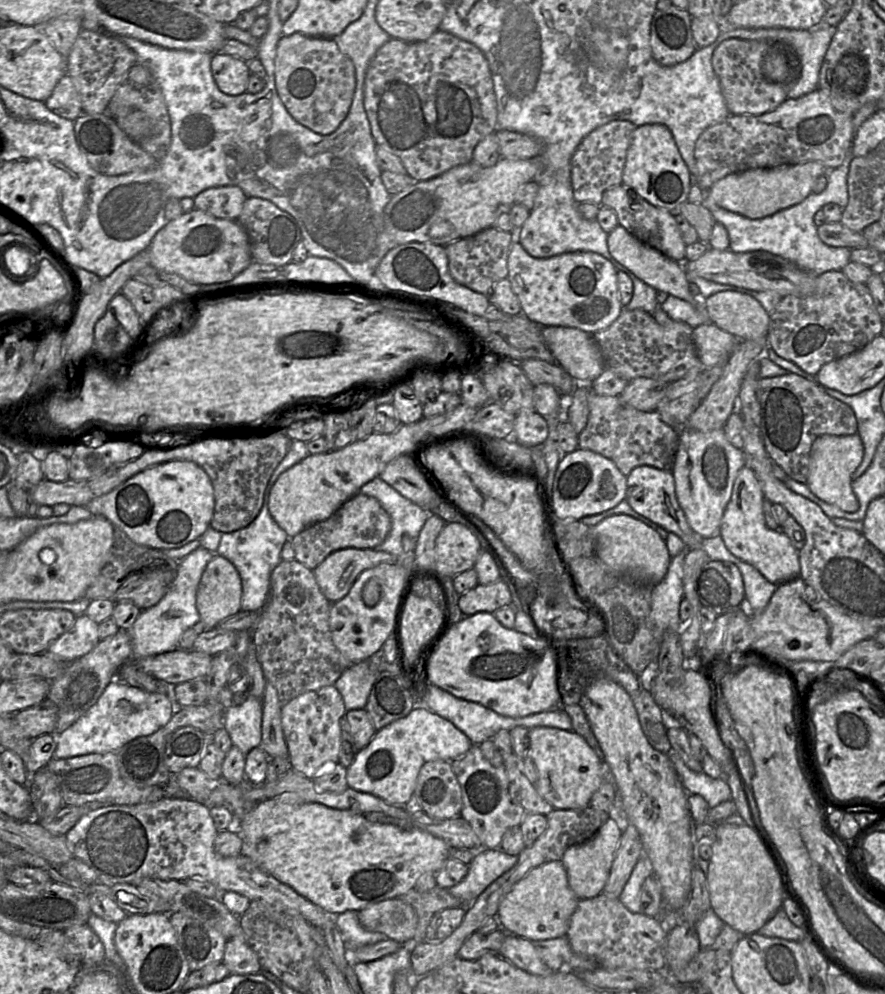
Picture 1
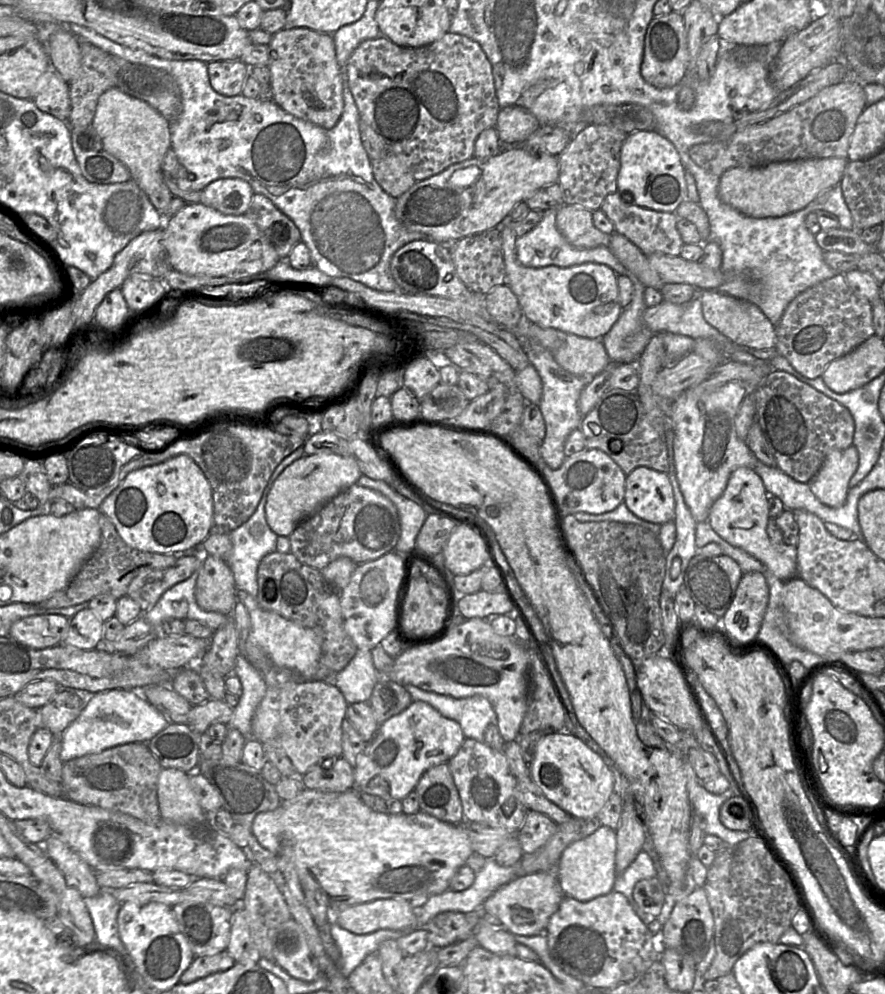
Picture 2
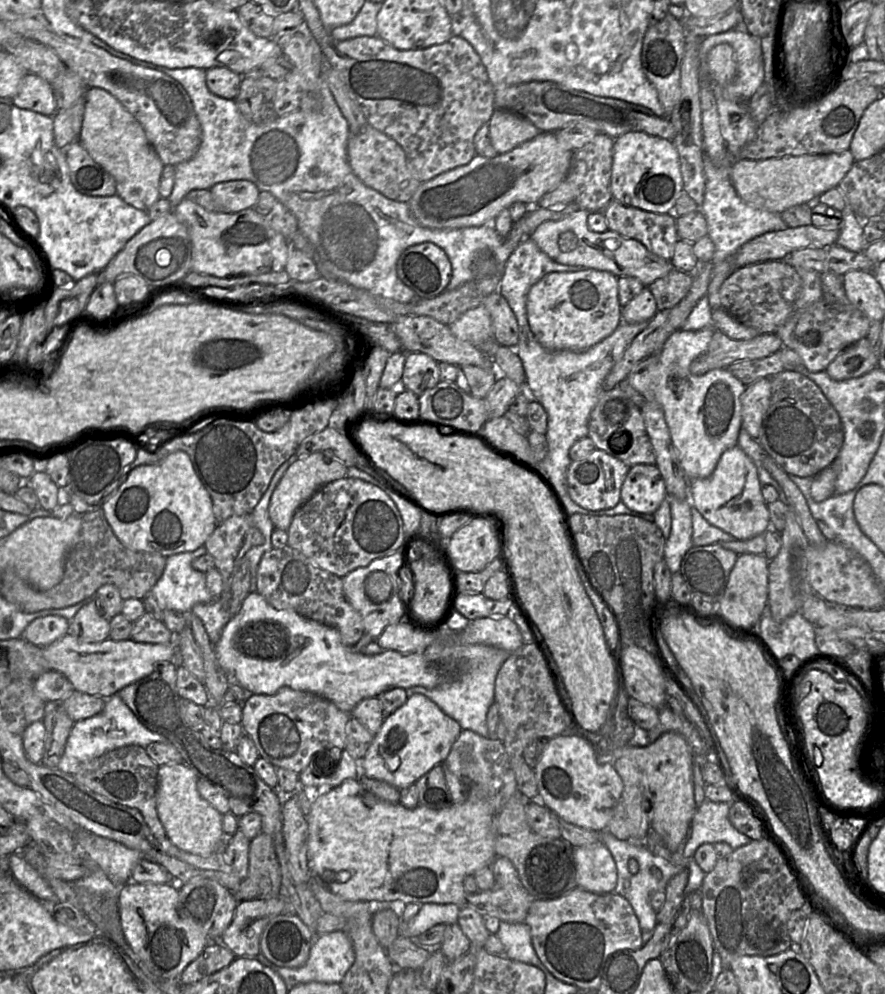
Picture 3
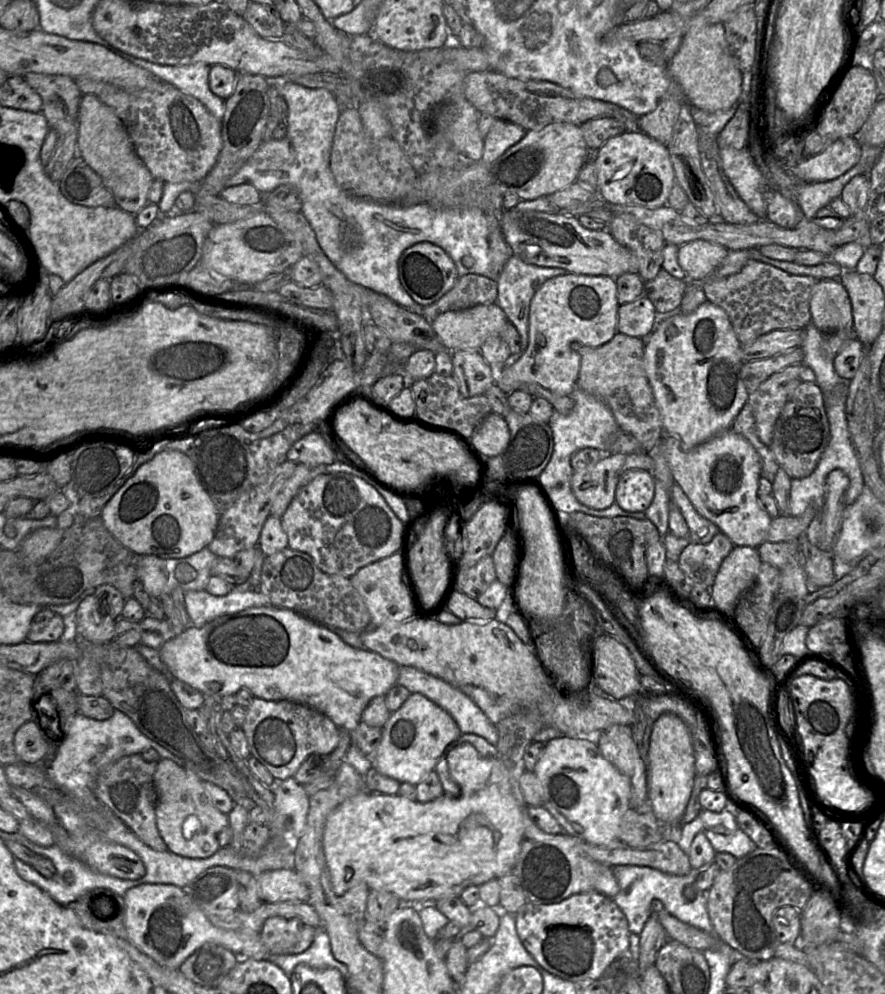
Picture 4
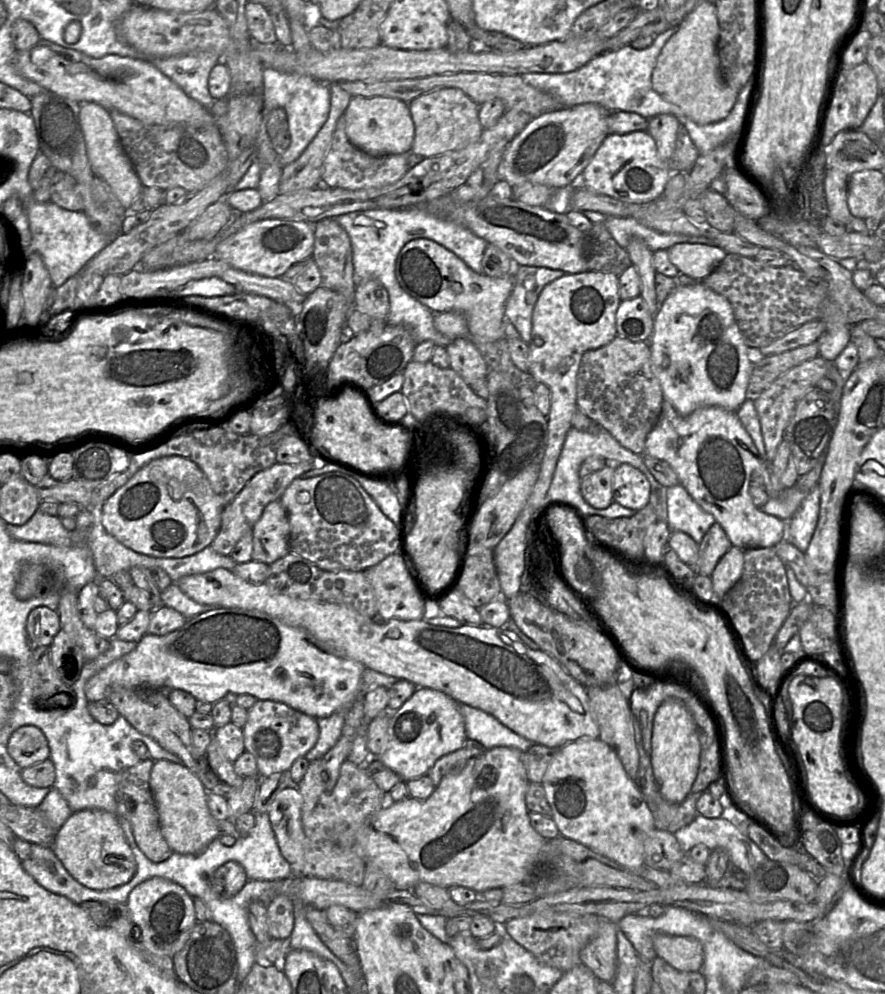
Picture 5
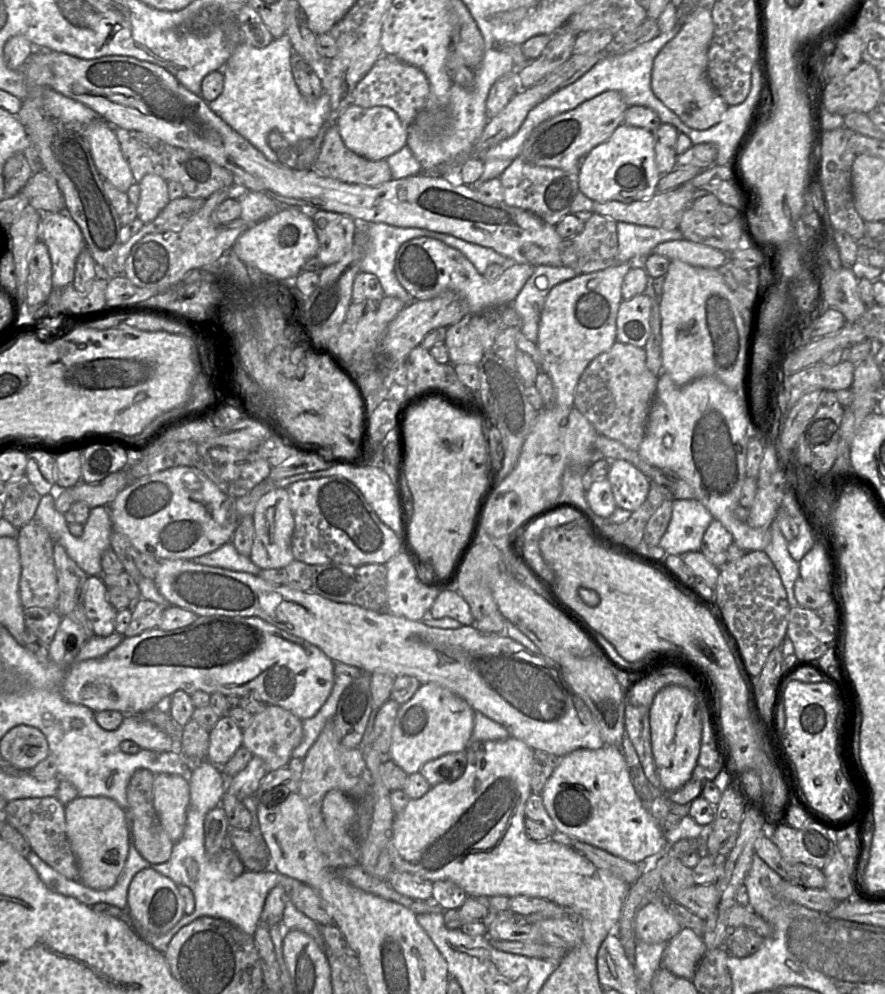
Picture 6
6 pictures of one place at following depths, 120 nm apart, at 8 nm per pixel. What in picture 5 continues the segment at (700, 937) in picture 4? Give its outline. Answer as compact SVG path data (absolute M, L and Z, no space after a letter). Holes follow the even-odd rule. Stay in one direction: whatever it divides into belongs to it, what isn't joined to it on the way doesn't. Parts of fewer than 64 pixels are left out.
M657 933L653 937L656 955L679 971L702 971L704 949L691 936Z

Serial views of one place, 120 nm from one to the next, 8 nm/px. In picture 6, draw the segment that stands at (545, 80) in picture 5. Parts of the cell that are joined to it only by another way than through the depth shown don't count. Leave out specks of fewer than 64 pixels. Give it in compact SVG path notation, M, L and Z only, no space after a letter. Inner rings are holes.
M678 21L676 26L668 33L660 33L657 37L637 46L629 52L624 54L609 54L576 81L558 90L536 105L527 114L525 120L514 135L488 148L484 152L479 153L477 157L483 161L490 159L513 160L519 155L531 132L543 121L572 110L583 102L610 90L620 93L628 106L636 105L652 109L659 116L661 123L671 124L675 126L680 133L683 133L683 129L686 129L686 127L683 126L685 124L655 96L651 88L654 59L661 49L678 34L681 27L682 22Z

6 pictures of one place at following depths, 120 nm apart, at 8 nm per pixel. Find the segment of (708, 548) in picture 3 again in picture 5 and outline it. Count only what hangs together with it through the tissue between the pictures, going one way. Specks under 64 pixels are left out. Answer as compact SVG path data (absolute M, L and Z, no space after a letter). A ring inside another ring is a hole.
M715 522L699 544L698 561L690 567L696 575L711 577L720 559L732 546L722 526Z

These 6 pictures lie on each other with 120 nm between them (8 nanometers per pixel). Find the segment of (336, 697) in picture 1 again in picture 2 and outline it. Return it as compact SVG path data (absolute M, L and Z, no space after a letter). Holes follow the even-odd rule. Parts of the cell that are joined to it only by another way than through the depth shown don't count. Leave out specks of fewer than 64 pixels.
M288 682L267 687L266 694L252 718L251 737L262 744L278 745L286 752L296 771L304 775L312 766L319 764L322 767L328 758L342 756L342 721L346 716L348 706L343 693L332 682Z

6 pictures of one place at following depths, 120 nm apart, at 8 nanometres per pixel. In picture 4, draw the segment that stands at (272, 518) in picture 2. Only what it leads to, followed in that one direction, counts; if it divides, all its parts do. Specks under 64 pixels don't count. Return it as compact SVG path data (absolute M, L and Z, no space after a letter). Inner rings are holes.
M297 464L294 473L275 498L270 515L281 518L299 490L316 476L324 474L326 466L327 465L318 465L316 467L309 467L305 464Z

